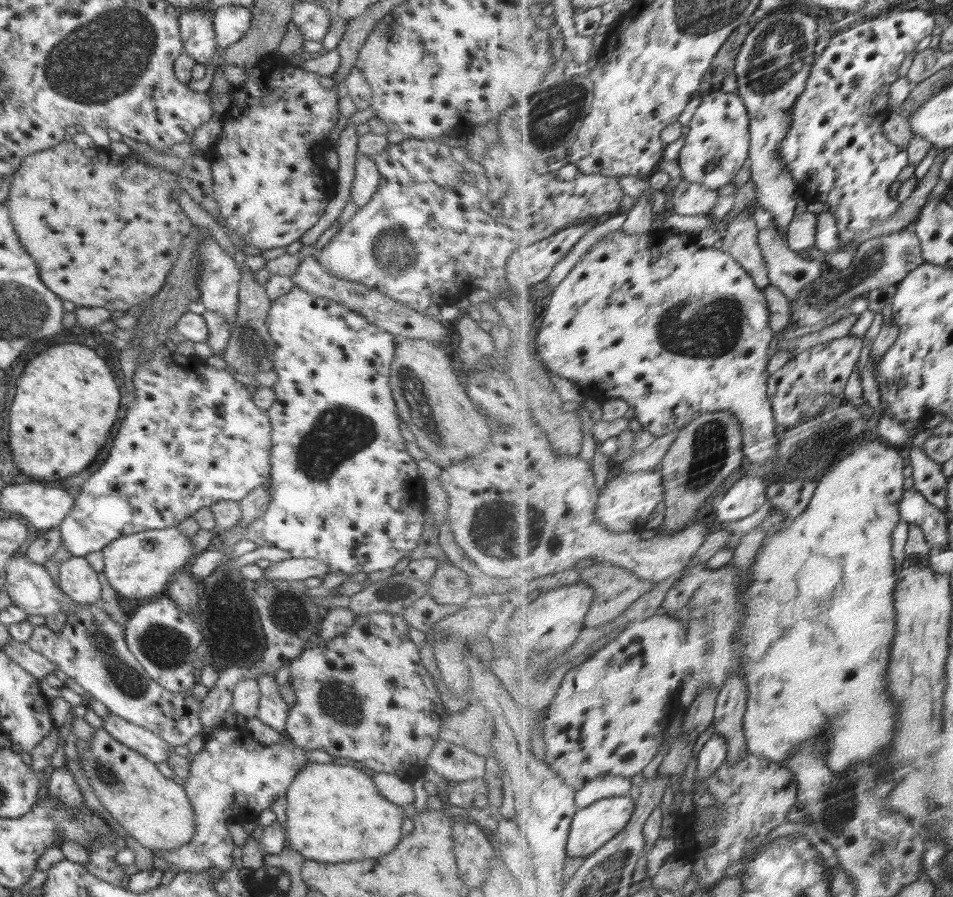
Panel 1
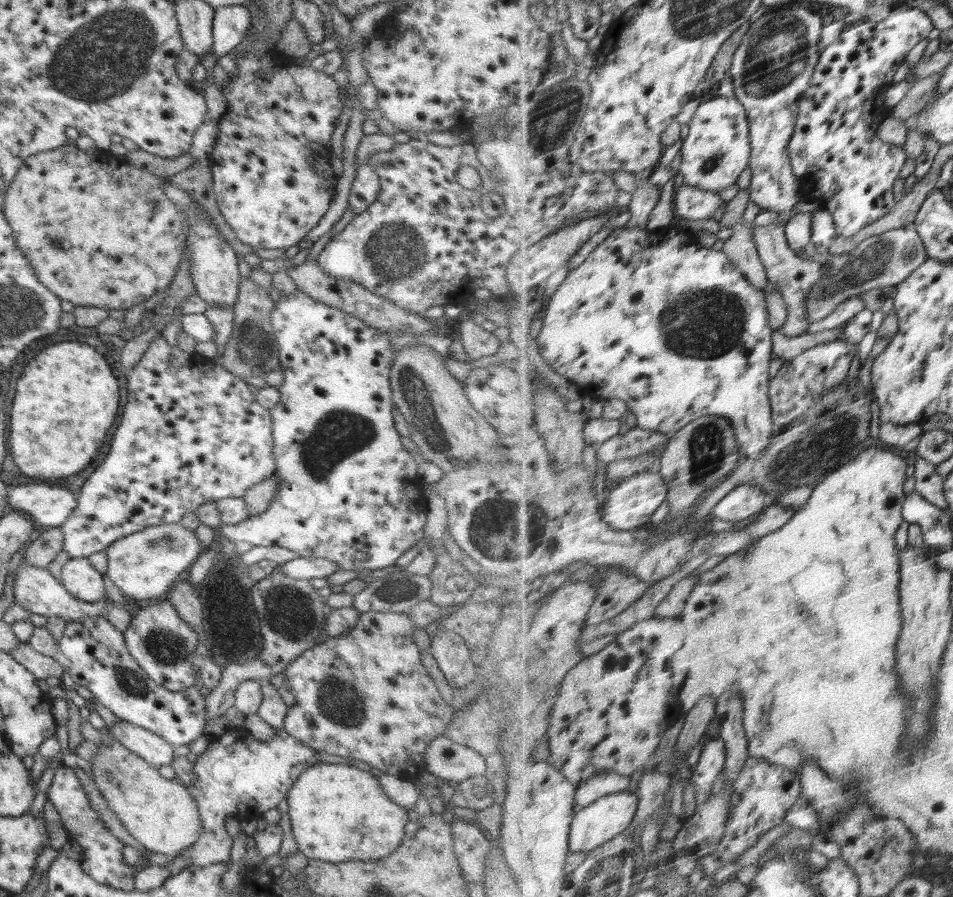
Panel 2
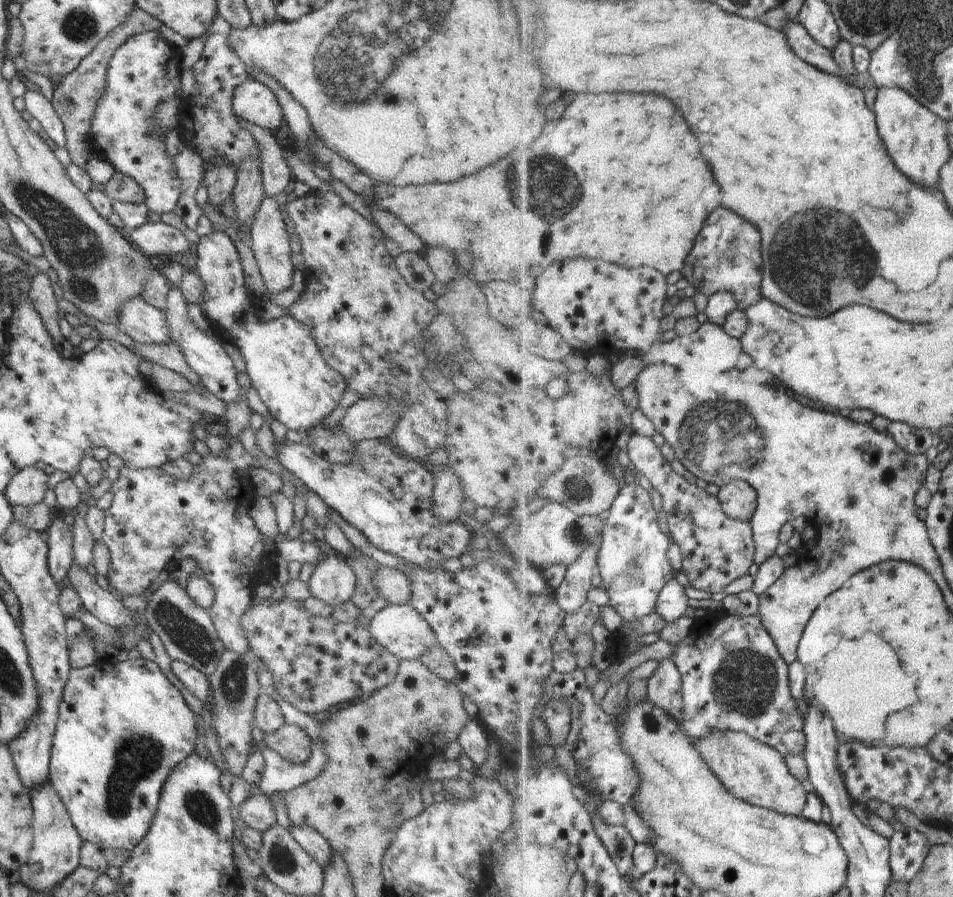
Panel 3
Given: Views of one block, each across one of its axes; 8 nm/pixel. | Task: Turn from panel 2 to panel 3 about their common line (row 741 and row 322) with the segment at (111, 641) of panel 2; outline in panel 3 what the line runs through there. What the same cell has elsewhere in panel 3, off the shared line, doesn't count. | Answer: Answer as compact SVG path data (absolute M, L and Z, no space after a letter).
M172 285L171 290L166 296L163 314L165 315L165 324L168 326L169 340L178 346L178 350L184 355L186 363L188 363L190 368L198 375L200 381L202 381L202 386L225 404L243 399L244 396L241 394L237 382L238 372L230 356L221 344L216 343L213 336L204 334L190 320L190 316L188 315L188 302L176 286Z

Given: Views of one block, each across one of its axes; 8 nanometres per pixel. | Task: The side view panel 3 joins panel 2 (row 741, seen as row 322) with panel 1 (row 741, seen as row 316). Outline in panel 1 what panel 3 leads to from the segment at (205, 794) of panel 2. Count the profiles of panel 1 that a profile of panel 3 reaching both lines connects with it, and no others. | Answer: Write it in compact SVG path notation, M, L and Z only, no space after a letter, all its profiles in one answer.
M222 723L206 736L204 747L190 763L190 776L183 787L195 810L195 831L190 842L174 850L152 850L154 856L168 861L180 873L210 874L220 872L220 879L232 868L233 838L226 820L256 821L262 810L270 808L307 763L306 749L294 746L285 733L282 744L266 746L255 741L246 728Z

